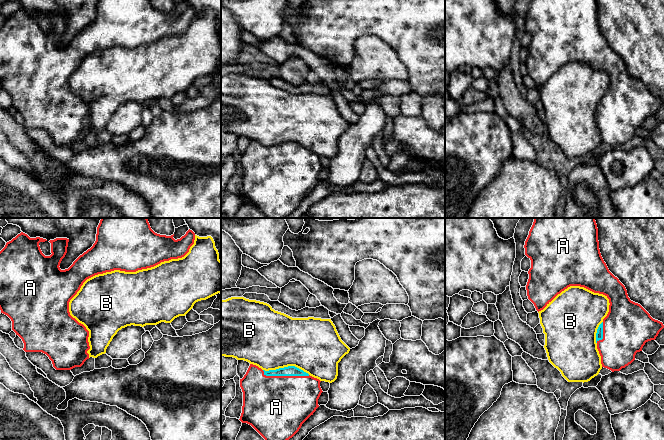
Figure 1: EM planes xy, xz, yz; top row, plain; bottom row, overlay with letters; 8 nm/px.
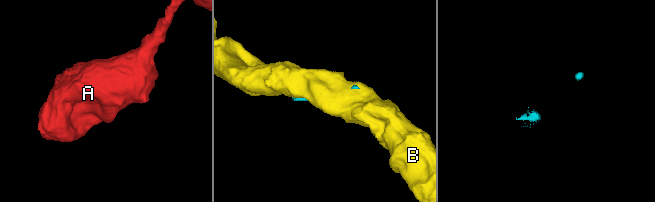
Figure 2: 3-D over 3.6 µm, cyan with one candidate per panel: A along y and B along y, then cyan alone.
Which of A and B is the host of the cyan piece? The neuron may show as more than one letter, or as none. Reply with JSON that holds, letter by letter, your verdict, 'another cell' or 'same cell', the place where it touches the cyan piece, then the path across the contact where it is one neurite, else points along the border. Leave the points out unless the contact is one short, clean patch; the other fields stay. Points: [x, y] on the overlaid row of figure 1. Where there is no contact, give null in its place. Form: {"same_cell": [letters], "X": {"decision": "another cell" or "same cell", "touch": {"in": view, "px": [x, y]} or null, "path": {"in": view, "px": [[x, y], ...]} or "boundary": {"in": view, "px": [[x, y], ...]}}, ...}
{"same_cell": ["A"], "A": {"decision": "same cell", "touch": {"in": "xz", "px": [285, 375]}}, "B": {"decision": "another cell", "touch": {"in": "xz", "px": [286, 367]}}}

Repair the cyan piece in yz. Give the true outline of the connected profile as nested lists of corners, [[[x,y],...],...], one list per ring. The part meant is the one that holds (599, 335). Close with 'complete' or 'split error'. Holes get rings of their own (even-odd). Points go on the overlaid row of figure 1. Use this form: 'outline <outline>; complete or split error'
outline [[[534,218],[524,248],[525,255],[531,260],[526,285],[527,296],[538,312],[570,286],[584,287],[594,293],[603,294],[609,299],[609,312],[596,333],[597,349],[601,356],[602,367],[612,372],[625,368],[635,360],[636,353],[642,351],[645,343],[655,340],[664,328],[662,322],[653,319],[640,304],[630,300],[625,286],[609,271],[600,253],[595,218]]]; split error

